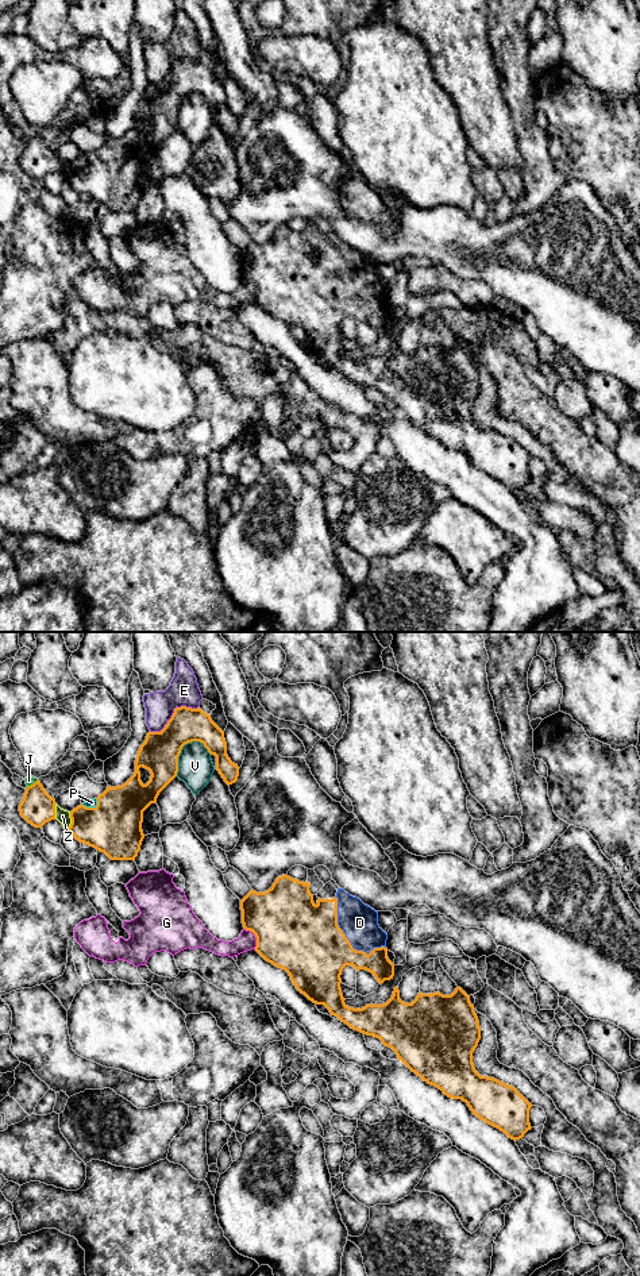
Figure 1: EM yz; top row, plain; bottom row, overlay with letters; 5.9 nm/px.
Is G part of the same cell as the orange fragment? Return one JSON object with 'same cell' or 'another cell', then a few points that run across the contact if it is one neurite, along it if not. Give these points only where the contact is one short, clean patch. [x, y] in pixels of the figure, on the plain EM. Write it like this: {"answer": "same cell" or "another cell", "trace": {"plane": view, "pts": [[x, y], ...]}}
{"answer": "another cell"}

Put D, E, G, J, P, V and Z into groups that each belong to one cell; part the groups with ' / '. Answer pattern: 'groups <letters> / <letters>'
groups D P Z / E / G / J / V

